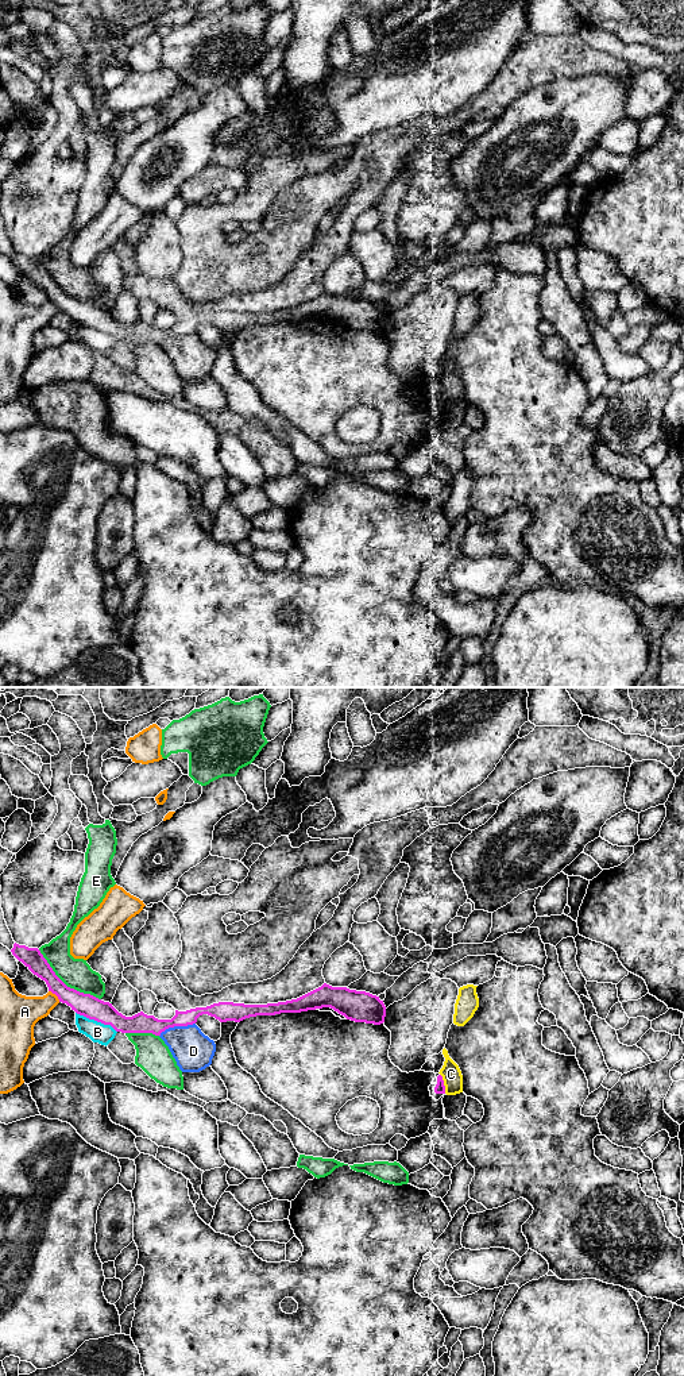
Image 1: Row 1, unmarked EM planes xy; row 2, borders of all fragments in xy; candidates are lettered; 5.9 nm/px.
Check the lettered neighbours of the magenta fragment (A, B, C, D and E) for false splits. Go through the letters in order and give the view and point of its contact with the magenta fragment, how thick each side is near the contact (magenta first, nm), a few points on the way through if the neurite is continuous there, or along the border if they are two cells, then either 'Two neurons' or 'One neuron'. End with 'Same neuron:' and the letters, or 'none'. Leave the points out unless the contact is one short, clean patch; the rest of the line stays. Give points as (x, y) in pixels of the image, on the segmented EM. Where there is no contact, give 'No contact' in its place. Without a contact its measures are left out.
A: Touches magenta at xy (55, 994). Thickness 140 nm (magenta) against 220 nm. Two neurons
B: Touches magenta at xy (96, 1020). Thickness 140 nm (magenta) against 120 nm. Two neurons
C: Touches magenta at xy (443, 1083). Thickness 60 nm (magenta) against 120 nm. Two neurons
D: Touches magenta at xy (176, 1025). Thickness 120 nm (magenta) against 240 nm. Two neurons
E: Touches magenta at xy (65, 985). Thickness 140 nm (magenta) against 180 nm. Two neurons
Same neuron: none

